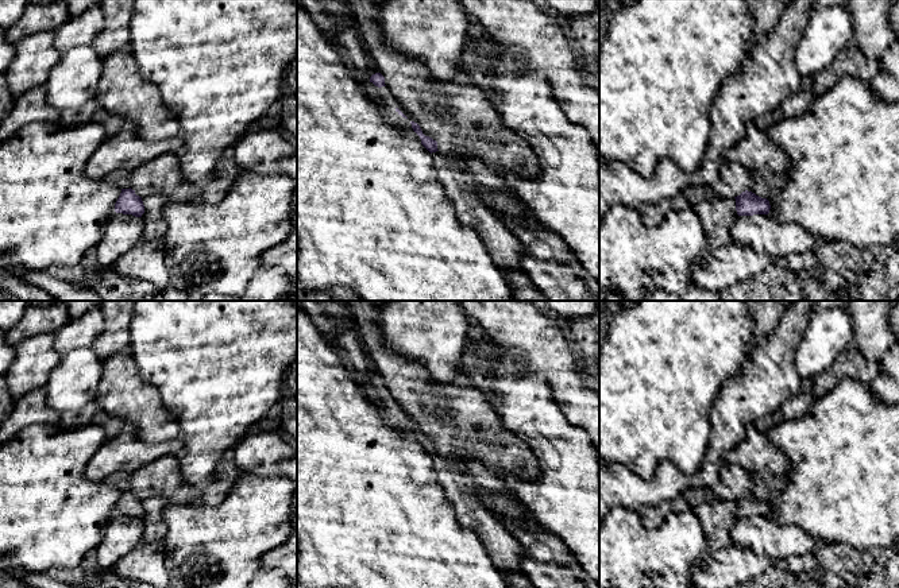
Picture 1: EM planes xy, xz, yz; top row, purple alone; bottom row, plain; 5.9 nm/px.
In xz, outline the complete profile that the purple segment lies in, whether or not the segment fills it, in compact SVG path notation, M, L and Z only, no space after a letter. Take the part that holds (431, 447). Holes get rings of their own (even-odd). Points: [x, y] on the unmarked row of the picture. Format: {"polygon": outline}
{"polygon": "M410 423L410 426L412 426L413 433L420 438L421 446L423 446L431 456L439 453L439 452L437 452L437 444L436 444L436 442L433 442L433 441L429 440L429 438L425 438L417 425Z"}

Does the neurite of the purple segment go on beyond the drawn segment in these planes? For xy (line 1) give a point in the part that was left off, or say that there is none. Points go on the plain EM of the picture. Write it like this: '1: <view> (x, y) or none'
1: none

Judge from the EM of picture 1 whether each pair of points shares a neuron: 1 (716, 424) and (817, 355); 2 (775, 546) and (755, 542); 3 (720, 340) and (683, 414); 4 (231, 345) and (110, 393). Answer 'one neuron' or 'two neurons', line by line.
1: two neurons
2: one neuron
3: one neuron
4: two neurons

